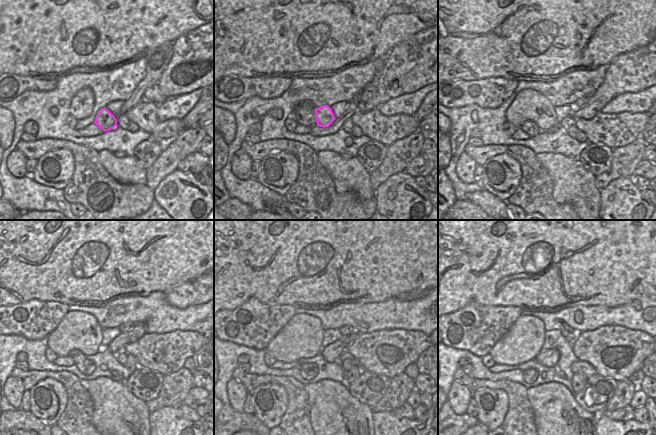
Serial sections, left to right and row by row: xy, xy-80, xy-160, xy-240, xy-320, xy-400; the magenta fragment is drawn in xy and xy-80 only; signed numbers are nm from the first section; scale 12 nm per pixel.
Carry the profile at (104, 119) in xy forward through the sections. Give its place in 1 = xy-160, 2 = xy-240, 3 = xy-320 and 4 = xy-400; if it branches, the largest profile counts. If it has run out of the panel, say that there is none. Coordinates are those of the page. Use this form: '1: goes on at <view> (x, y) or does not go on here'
1: goes on at xy-160 (528, 104)
2: goes on at xy-240 (78, 330)
3: goes on at xy-320 (301, 338)
4: goes on at xy-400 (523, 341)

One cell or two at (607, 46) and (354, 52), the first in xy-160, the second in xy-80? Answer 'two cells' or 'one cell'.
one cell

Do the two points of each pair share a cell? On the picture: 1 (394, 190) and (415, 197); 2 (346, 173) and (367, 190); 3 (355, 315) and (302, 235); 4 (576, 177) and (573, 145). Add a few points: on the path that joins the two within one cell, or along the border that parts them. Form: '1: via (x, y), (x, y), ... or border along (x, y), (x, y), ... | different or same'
1: via (399, 195), (401, 197), (410, 197) | same
2: via (351, 176), (362, 186) | same
3: border along (371, 302), (338, 303), (325, 309) | different
4: border along (547, 152), (560, 152), (570, 157) | different

